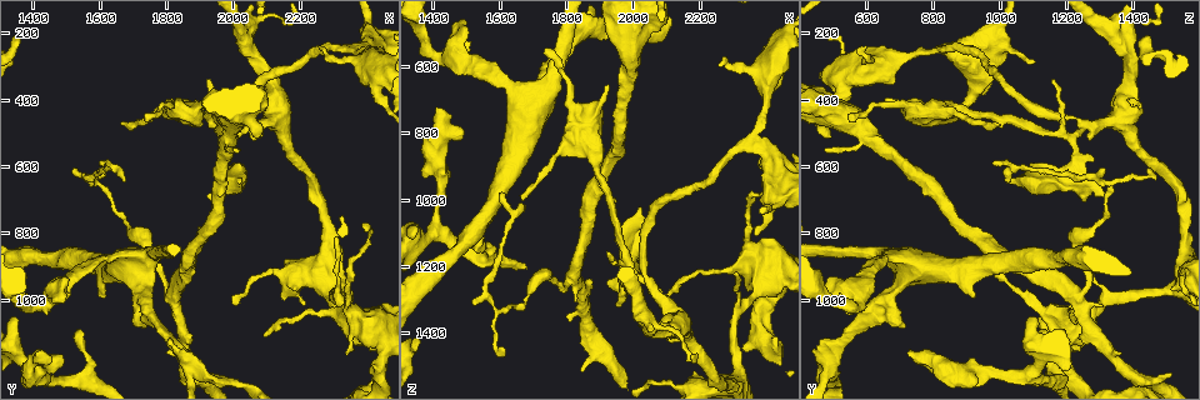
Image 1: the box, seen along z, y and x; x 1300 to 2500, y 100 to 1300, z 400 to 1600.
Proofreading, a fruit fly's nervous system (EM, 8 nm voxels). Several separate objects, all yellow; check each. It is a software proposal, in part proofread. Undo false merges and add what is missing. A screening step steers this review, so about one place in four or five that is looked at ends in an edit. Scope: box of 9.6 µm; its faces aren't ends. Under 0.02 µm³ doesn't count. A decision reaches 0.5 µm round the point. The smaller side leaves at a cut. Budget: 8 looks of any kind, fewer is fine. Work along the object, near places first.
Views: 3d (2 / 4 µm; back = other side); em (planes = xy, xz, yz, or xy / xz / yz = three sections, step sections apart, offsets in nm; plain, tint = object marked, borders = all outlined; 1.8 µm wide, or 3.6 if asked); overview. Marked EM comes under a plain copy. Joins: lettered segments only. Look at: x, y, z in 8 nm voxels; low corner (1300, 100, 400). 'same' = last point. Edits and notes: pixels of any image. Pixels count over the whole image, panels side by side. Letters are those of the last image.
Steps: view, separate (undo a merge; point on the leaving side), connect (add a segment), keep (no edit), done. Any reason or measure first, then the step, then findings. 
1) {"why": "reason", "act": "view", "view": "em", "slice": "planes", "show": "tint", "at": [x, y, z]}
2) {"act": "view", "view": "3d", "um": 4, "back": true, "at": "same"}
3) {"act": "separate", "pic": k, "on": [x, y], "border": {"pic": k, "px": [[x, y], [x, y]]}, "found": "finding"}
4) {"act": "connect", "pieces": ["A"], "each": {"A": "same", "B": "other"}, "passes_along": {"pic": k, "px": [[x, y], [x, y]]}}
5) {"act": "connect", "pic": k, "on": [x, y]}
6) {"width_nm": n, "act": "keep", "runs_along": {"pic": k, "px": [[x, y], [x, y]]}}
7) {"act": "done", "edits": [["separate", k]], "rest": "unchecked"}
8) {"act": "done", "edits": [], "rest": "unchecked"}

{"why": "free end", "act": "view", "view": "3d", "um": 2, "at": [1500, 950, 480]}

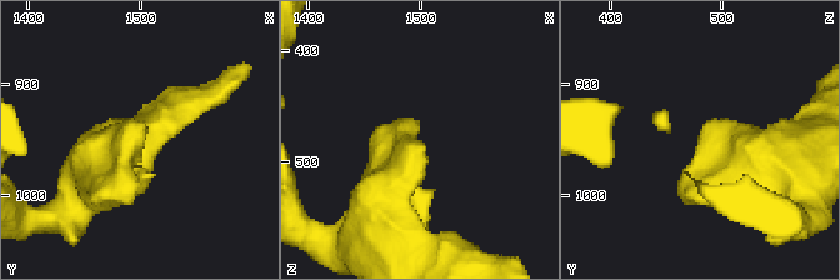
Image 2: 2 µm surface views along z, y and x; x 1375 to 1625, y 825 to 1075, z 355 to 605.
{"why": "now the EM", "act": "view", "view": "em", "slice": "xy", "step": 16, "show": "borders", "at": [1502, 944, 480]}

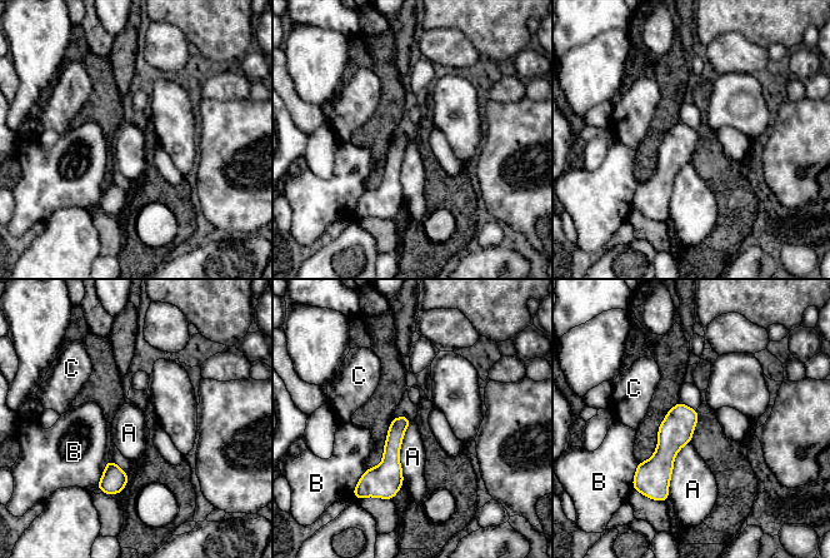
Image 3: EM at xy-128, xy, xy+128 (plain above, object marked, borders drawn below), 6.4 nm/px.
{"act": "view", "view": "em", "slice": "planes", "show": "borders", "at": "same"}

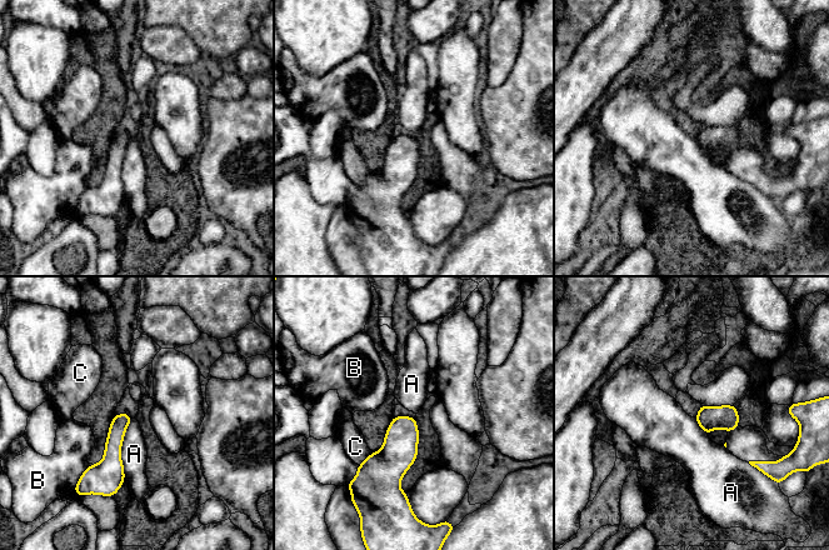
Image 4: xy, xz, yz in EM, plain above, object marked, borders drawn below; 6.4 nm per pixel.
{"width_nm": 110, "act": "keep", "each": {"A": "other", "B": "other", "C": "other"}, "border": {"pic": 4, "px": [[134, 418], [120, 453], [124, 480]]}, "found": "none of them fits"}

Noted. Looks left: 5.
{"why": "thick turns thin", "act": "view", "view": "em", "slice": "planes", "show": "borders", "at": [1620, 880, 650]}

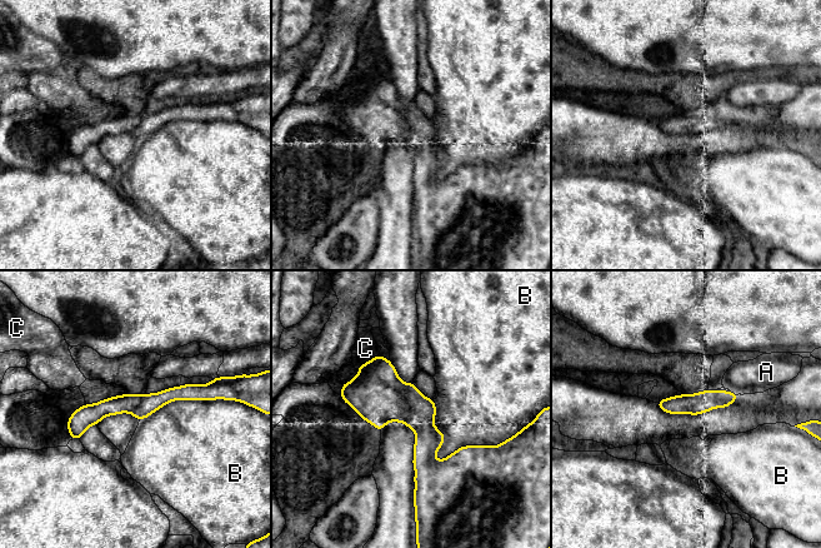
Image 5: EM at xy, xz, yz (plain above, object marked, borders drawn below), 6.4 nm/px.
{"act": "keep", "each": {"A": "other", "B": "other", "C": "other"}, "runs_along": {"pic": 5, "px": [[205, 397], [110, 405], [70, 427]]}, "found": "continuous, no second neuron"}

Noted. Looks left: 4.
{"why": "arms part here", "act": "view", "view": "3d", "um": 2, "back": true, "at": [1410, 1220, 870]}

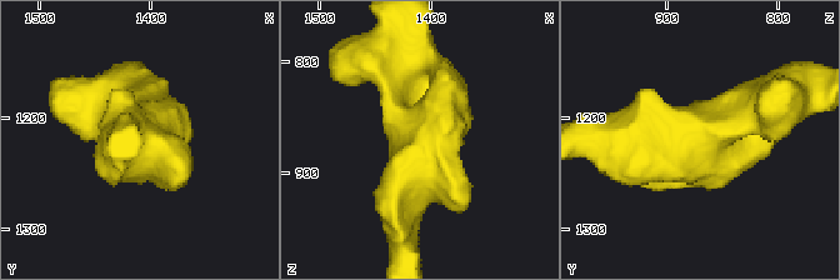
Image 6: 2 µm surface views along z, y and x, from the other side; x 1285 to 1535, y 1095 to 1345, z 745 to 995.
{"why": "shape alone is not enough", "act": "view", "view": "em", "slice": "planes", "show": "borders", "at": [1404, 1214, 862]}

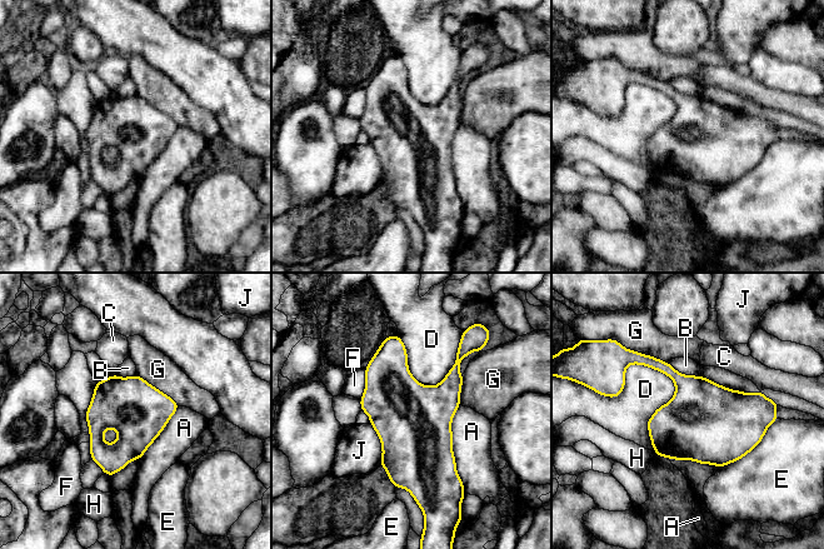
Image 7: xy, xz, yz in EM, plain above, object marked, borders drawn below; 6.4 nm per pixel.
{"act": "keep", "each": {"A": "other", "B": "other", "C": "other", "D": "other", "E": "other", "F": "other", "G": "other", "H": "other", "J": "other"}, "border": {"pic": 7, "px": [[632, 363], [674, 384], [653, 449]]}, "found": "all the same neuron"}

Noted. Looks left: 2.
{"act": "done", "edits": [], "rest": "unchecked"}

